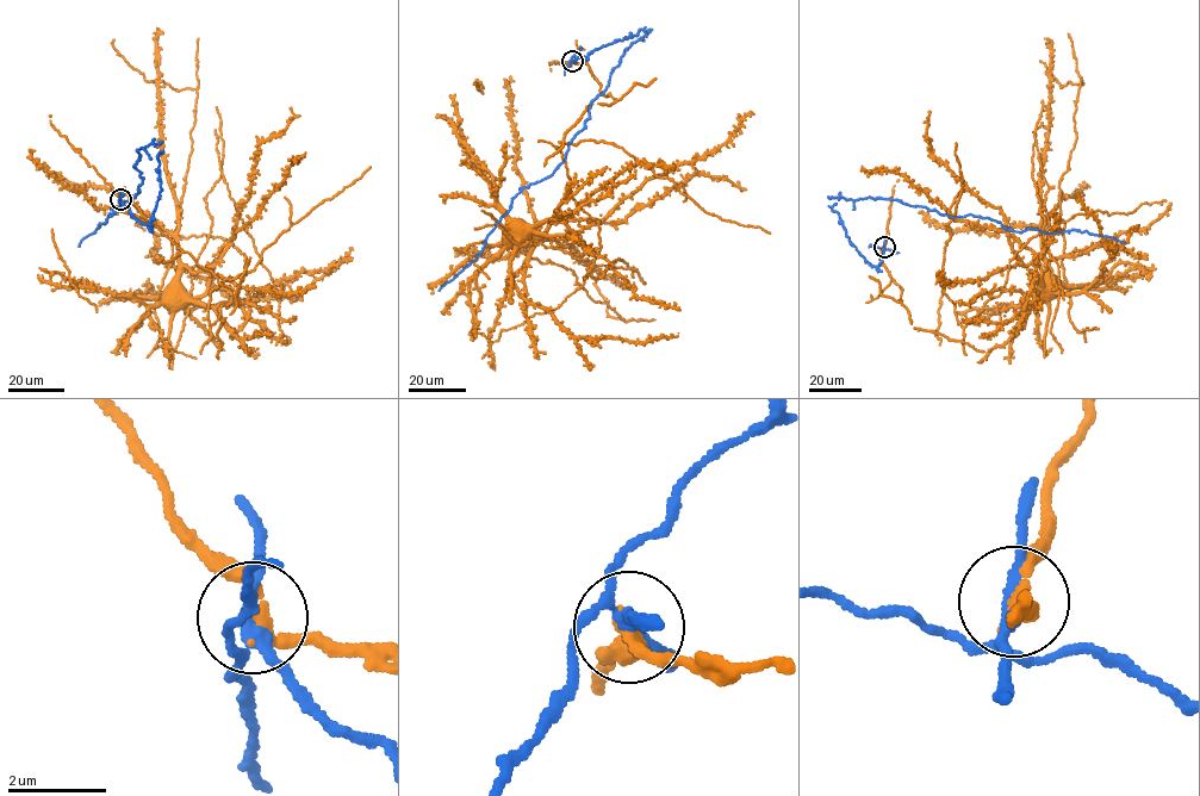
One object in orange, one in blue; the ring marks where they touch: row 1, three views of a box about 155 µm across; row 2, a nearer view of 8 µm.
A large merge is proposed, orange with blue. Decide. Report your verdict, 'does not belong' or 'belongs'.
does not belong

